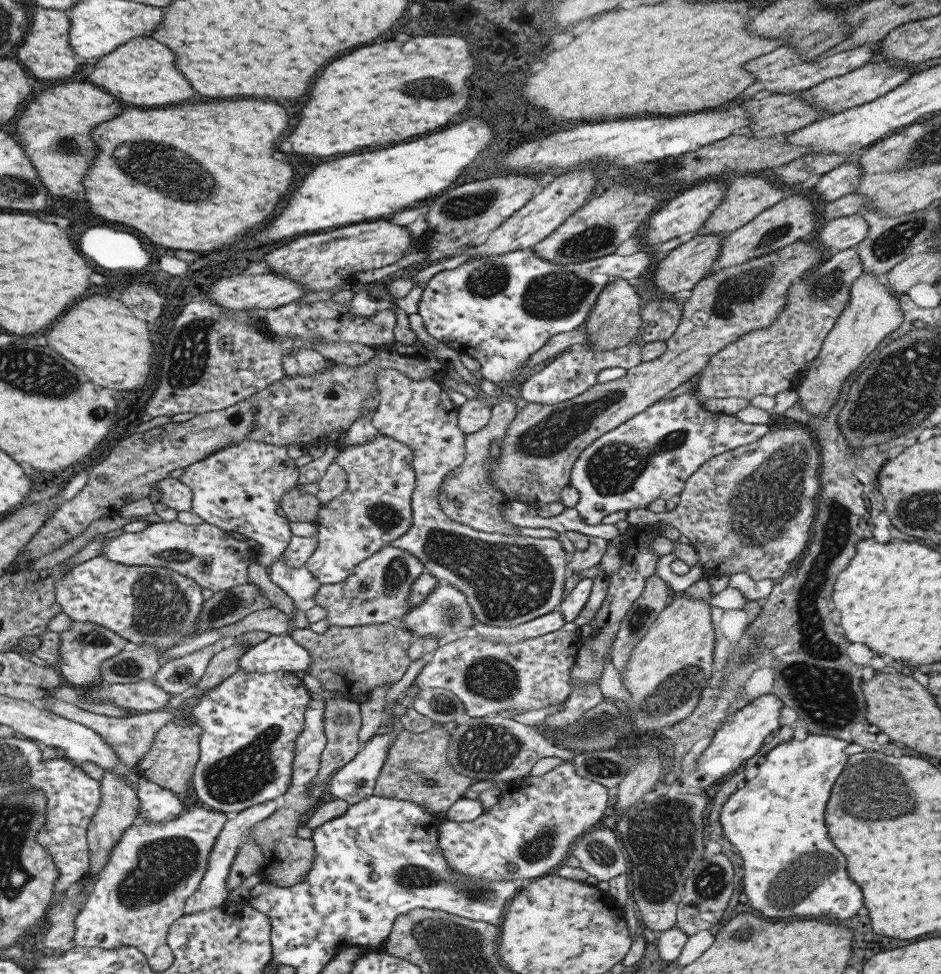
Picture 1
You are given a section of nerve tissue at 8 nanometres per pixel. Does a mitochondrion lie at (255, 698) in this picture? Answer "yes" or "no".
no

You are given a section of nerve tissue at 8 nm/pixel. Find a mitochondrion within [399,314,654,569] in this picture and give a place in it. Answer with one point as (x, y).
(550, 435)

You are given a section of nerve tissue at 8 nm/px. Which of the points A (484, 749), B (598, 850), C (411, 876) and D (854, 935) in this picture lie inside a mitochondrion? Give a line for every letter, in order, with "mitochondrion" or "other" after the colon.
A: mitochondrion
B: mitochondrion
C: mitochondrion
D: other

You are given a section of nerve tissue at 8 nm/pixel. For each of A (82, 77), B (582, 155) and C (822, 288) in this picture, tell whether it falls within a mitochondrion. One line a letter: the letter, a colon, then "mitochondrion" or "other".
A: other
B: other
C: mitochondrion

